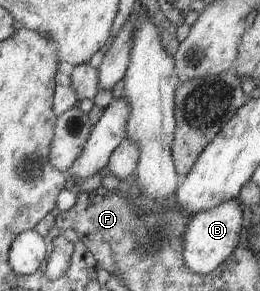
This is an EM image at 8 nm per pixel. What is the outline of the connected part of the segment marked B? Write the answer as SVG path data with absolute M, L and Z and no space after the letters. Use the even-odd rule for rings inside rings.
M231 199L206 211L195 213L184 232L184 252L182 256L185 264L198 275L206 275L221 266L239 244L241 232L242 208L239 200Z

